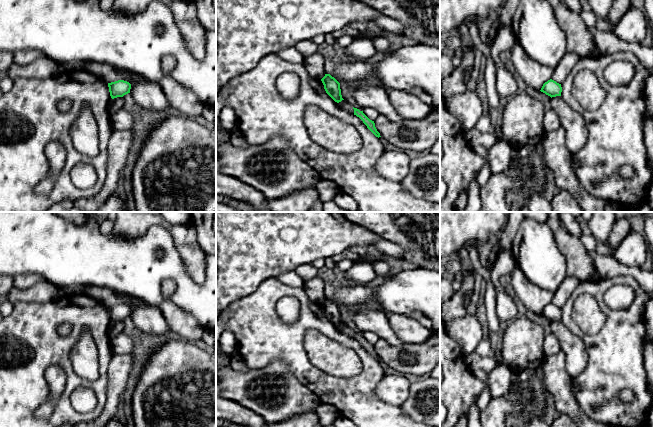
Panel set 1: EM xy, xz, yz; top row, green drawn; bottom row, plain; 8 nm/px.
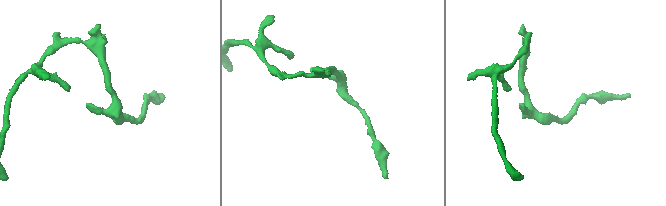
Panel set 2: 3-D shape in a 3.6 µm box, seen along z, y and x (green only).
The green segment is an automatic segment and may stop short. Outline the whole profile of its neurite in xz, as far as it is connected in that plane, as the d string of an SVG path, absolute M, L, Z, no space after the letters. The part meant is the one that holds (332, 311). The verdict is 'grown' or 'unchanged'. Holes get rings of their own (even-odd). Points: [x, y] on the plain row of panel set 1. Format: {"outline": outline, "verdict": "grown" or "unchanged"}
{"outline": "M325 298L321 303L326 317L337 327L344 324L341 319L340 307L330 298Z", "verdict": "unchanged"}

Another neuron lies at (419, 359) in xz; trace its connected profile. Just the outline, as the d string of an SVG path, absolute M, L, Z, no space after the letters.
M440 330L422 343L390 345L379 339L374 345L380 360L400 373L426 377L440 362Z

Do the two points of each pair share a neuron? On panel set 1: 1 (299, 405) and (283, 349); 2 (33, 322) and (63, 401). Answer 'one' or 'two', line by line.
1: two
2: one

